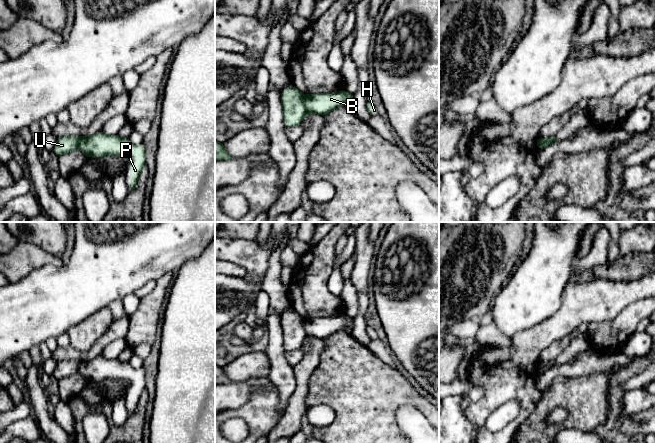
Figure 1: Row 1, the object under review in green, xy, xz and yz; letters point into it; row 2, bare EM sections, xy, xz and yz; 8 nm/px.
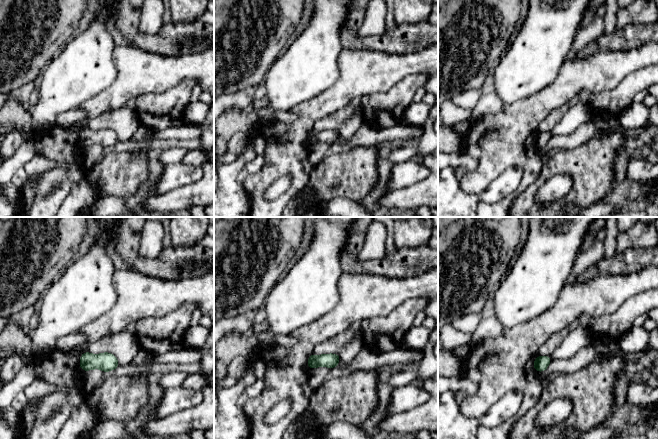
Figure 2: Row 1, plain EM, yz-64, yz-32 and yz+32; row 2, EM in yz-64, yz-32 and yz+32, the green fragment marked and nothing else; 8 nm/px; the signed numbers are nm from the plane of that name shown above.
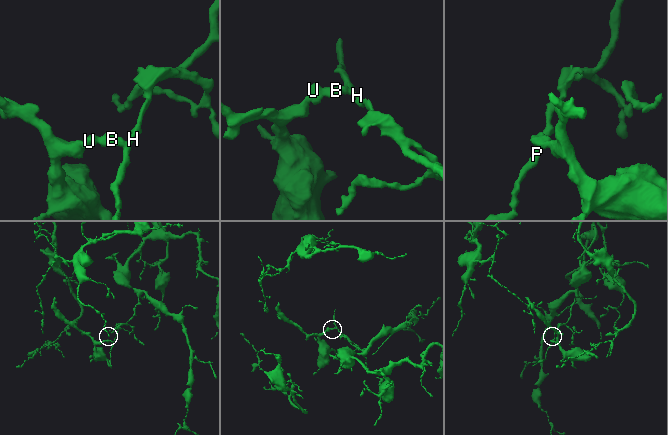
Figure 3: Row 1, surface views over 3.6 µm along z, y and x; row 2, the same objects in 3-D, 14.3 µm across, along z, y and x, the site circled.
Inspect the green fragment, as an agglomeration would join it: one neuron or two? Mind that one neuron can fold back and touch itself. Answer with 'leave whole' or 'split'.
split

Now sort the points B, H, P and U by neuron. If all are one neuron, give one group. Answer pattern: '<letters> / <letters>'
B H P / U

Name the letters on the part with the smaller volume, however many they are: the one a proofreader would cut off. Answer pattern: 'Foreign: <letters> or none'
Foreign: U

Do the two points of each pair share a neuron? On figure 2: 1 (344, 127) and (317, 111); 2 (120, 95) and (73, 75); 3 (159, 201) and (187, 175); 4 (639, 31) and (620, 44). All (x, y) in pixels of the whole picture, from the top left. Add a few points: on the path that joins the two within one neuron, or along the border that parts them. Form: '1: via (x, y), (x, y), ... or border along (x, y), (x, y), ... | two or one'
1: border along (346, 105), (319, 118), (312, 128) | two
2: border along (116, 67), (116, 78), (108, 86), (85, 101) | two
3: border along (192, 182), (154, 195) | two
4: via (634, 36), (625, 39) | one

